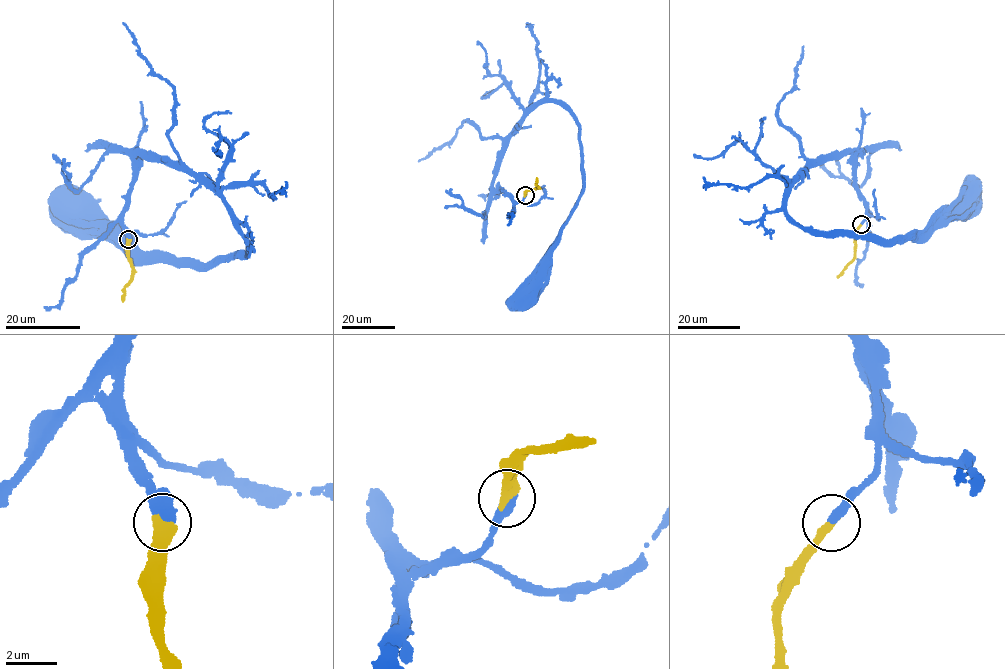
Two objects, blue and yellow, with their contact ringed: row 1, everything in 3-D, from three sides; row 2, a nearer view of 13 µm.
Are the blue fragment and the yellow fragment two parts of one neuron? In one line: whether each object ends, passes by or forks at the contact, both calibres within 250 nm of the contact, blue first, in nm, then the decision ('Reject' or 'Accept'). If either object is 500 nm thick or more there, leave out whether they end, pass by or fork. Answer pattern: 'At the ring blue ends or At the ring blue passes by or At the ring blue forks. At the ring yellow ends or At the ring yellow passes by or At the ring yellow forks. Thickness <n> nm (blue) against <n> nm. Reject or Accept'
At the ring blue ends. At the ring yellow ends. Thickness 440 nm (blue) against 480 nm. Accept

